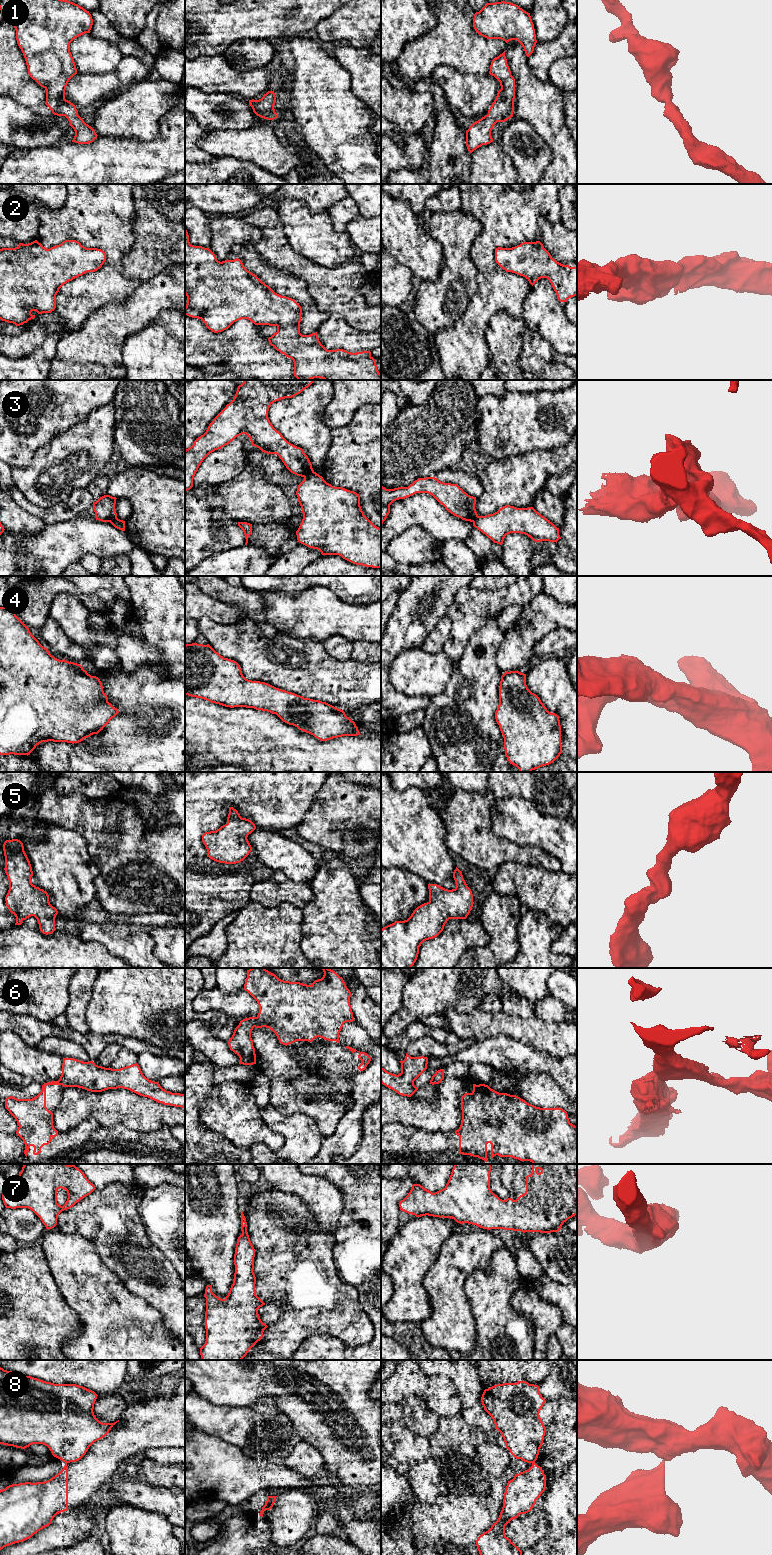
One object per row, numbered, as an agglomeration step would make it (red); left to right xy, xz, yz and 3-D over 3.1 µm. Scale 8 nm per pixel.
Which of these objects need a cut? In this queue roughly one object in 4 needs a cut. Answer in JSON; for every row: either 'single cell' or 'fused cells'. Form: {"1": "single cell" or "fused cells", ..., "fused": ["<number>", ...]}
{"1": "single cell", "2": "single cell", "3": "fused cells", "4": "single cell", "5": "single cell", "6": "fused cells", "7": "single cell", "8": "fused cells", "fused": ["3", "6", "8"]}

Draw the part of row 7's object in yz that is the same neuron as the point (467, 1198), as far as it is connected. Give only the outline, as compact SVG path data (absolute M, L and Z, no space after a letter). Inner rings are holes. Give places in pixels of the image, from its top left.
M455 1164L450 1178L446 1184L446 1186L435 1192L432 1193L431 1191L425 1189L420 1184L413 1184L410 1192L408 1195L400 1201L399 1207L400 1210L415 1215L416 1217L421 1216L433 1216L439 1218L452 1218L457 1223L463 1224L468 1223L472 1225L476 1225L483 1229L504 1229L504 1230L513 1230L513 1231L521 1231L525 1232L540 1232L540 1233L551 1233L551 1232L558 1232L560 1231L564 1222L568 1219L572 1218L577 1214L577 1164L532 1164L532 1172L530 1175L526 1176L526 1191L524 1194L520 1195L516 1200L512 1198L507 1198L506 1200L500 1199L497 1195L495 1195L490 1189L490 1172L491 1172L491 1164Z

